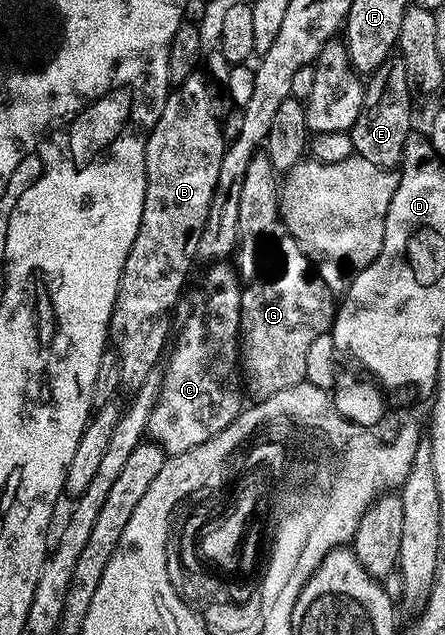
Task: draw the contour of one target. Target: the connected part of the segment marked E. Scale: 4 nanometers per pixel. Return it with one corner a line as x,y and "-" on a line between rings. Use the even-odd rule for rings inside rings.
388,59
369,74
362,94
362,106
356,123
348,130
354,152
380,168
391,169
401,166
402,152
411,136
410,93
412,82
406,75
406,62
401,59

